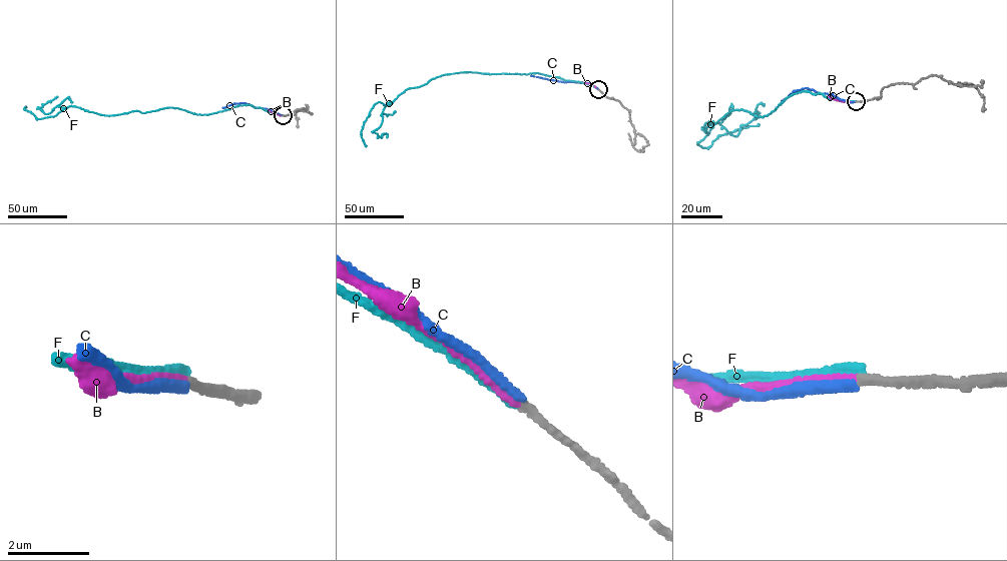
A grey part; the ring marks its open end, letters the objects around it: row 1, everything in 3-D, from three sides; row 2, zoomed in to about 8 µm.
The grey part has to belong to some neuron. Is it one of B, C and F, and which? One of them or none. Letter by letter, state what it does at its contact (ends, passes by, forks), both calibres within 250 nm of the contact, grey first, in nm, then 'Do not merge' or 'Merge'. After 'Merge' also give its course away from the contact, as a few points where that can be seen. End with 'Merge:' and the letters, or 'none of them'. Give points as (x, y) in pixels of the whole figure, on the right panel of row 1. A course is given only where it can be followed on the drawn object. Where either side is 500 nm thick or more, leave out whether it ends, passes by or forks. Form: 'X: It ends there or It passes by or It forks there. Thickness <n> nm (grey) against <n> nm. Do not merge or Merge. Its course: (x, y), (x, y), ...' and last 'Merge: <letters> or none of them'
B: It ends there. Thickness 200 nm (grey) against 220 nm. Merge. Its course: (856, 101), (829, 96)
C: It ends there. Thickness 200 nm (grey) against 240 nm. Do not merge
F: It ends there. Thickness 220 nm (grey) against 260 nm. Do not merge
Merge: B

